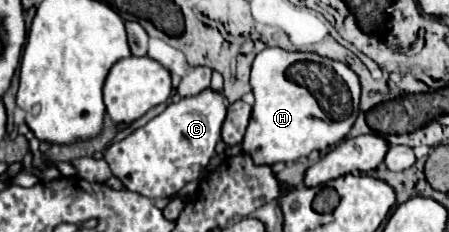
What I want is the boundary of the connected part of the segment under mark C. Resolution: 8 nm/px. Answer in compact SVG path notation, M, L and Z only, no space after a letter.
M206 89L194 97L170 103L144 127L108 147L104 151L104 159L128 191L134 191L148 199L170 197L178 193L186 183L200 177L200 171L208 165L214 155L214 147L220 141L224 117L224 97L212 89Z

